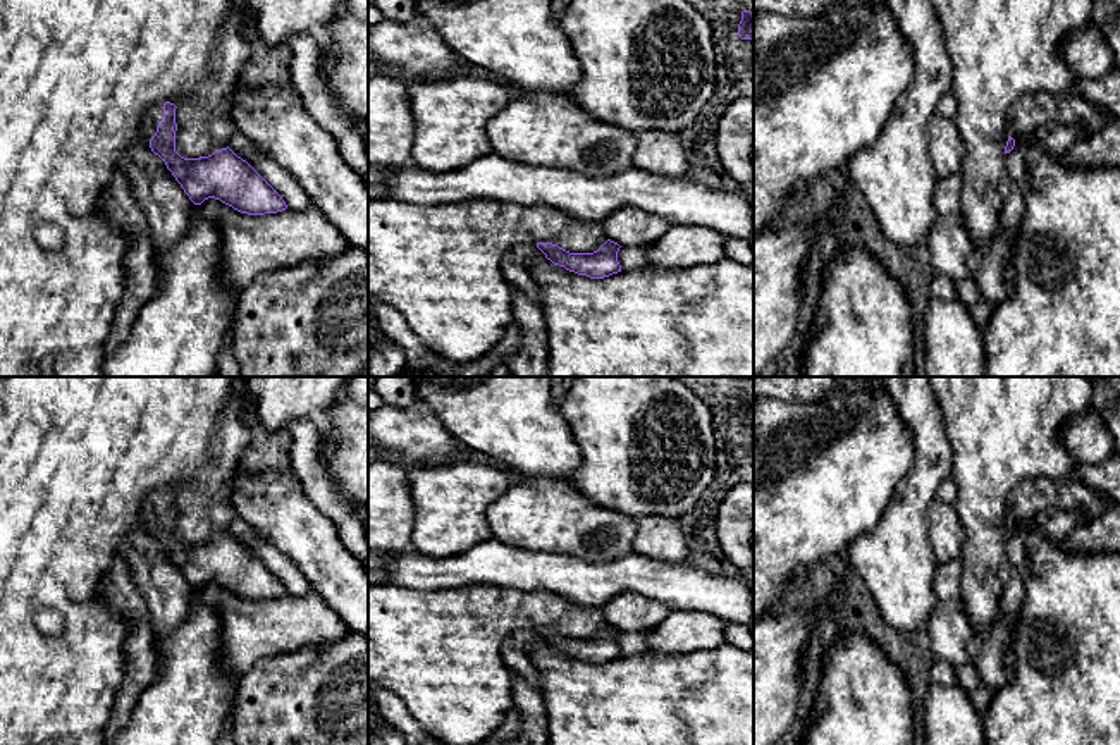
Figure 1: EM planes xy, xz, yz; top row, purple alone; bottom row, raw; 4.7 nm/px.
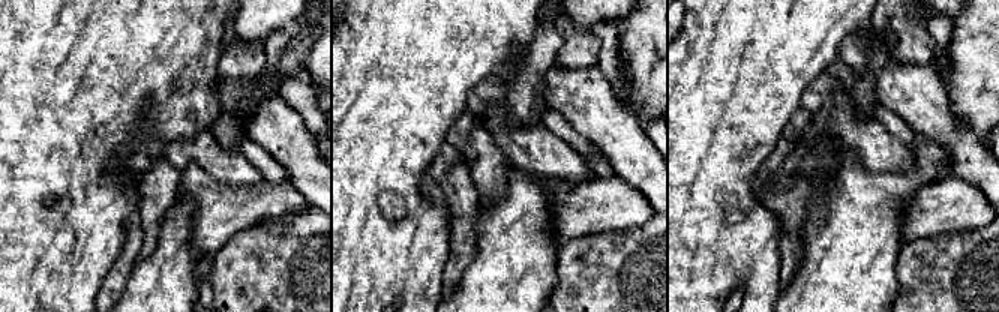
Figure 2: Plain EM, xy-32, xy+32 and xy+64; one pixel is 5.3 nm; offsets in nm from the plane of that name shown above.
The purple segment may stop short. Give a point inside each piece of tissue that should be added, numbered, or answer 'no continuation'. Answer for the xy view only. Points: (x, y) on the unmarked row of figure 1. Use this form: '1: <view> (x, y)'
1: xy (152, 504)

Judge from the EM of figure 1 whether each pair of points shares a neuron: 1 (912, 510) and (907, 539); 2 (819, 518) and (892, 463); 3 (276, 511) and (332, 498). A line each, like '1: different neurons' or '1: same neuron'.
1: same neuron
2: same neuron
3: different neurons

